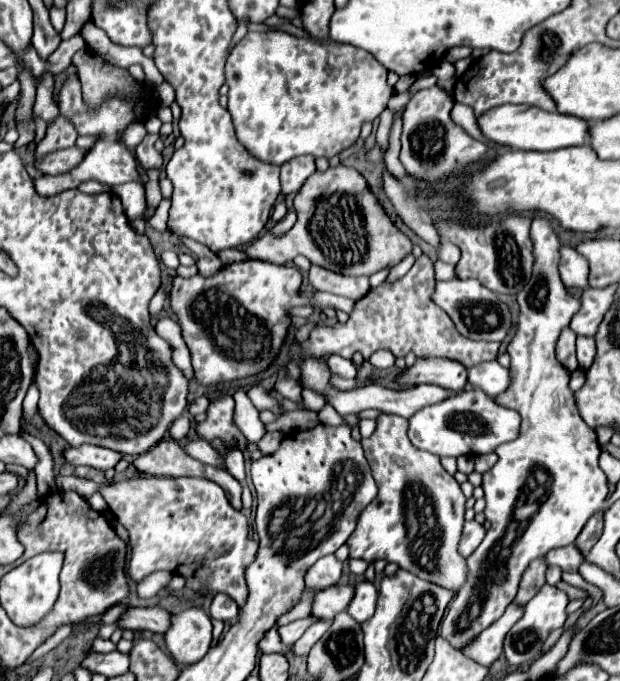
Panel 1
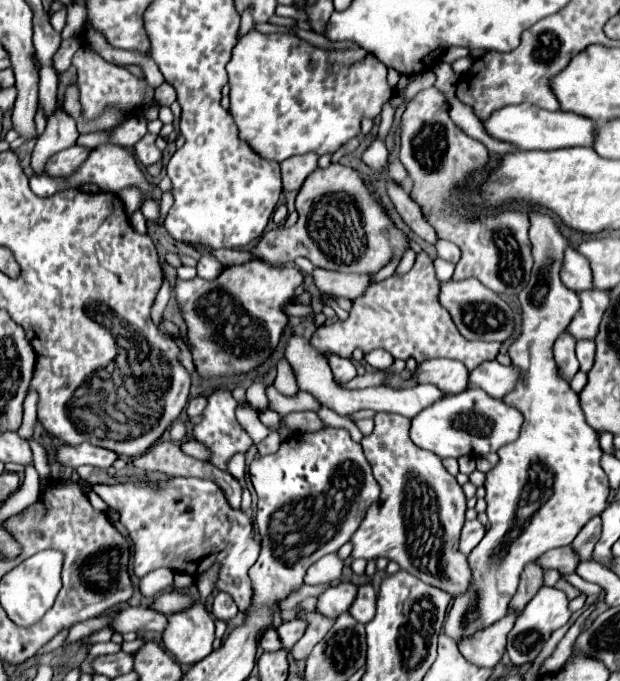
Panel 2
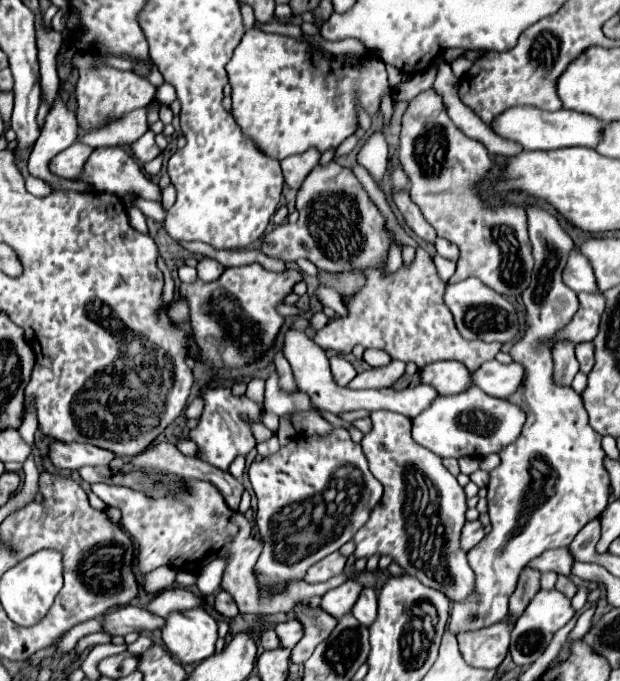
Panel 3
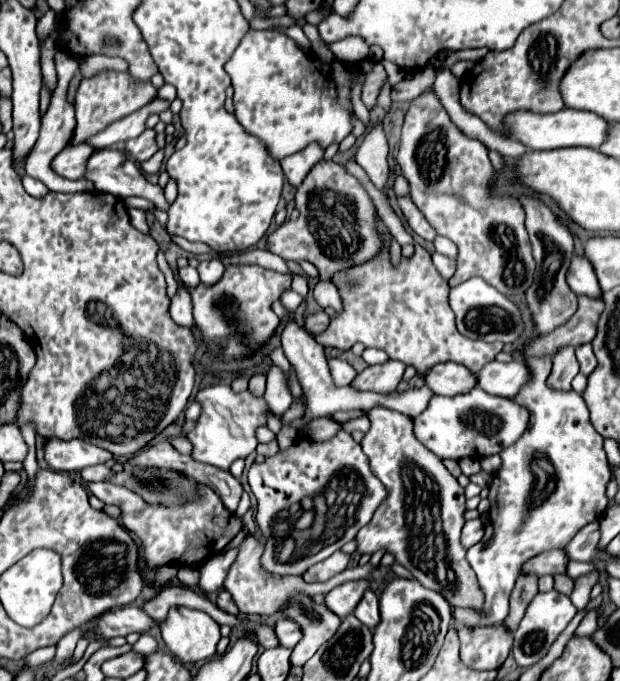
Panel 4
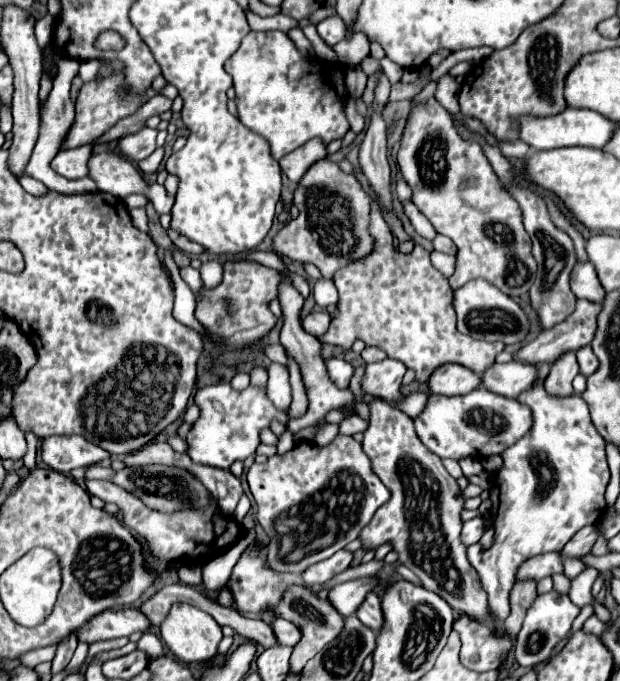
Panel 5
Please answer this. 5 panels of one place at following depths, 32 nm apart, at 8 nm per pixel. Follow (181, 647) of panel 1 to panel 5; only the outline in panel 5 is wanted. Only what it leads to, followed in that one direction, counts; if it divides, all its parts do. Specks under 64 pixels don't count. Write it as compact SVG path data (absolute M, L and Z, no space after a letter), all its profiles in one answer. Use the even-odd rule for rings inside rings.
M176 604L174 612L168 612L166 620L160 624L162 630L162 640L166 642L168 650L182 662L208 662L216 656L218 644L222 640L222 628L220 624L208 616L206 612L200 612L194 606L188 604Z

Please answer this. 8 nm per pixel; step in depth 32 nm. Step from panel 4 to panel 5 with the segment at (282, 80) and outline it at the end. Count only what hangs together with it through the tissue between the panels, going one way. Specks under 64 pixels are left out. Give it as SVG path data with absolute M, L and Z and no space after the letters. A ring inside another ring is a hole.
M280 30L248 32L240 48L226 62L226 72L234 80L238 120L270 144L270 152L276 160L312 138L330 144L336 138L344 138L350 130L346 118L346 72L342 64L336 64L336 68L330 66L330 78L320 64L316 72L294 42Z

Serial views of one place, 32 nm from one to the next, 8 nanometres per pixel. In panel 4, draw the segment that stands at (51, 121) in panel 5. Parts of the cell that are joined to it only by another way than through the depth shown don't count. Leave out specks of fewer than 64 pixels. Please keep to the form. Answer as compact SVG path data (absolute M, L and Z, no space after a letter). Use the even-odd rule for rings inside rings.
M58 52L58 86L56 90L52 92L52 98L50 98L50 108L48 112L44 114L42 118L42 128L40 128L40 138L36 140L36 144L26 160L26 174L36 178L36 180L42 180L44 184L50 190L61 193L76 193L76 192L90 192L94 190L94 185L86 178L80 180L68 180L52 172L50 168L50 162L54 158L54 154L62 152L70 142L72 142L72 130L76 128L76 118L74 118L74 106L66 100L66 88L68 88L68 82L70 78L74 76L74 72L78 70L78 64L72 56L66 56L64 52Z

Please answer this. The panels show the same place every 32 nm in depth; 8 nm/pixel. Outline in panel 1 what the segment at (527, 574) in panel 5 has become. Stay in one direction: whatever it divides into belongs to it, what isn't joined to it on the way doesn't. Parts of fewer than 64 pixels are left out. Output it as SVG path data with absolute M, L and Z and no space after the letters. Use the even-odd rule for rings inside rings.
M568 544L568 546L562 546L562 548L550 550L546 554L546 562L550 566L560 566L564 572L578 572L580 564L584 562L584 556L574 544Z

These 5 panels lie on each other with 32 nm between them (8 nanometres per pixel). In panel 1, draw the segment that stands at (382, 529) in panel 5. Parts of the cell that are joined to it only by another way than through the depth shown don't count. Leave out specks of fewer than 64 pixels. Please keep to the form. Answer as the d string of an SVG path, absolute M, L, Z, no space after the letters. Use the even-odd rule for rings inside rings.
M382 414L378 416L376 432L370 438L362 438L364 456L378 484L378 496L362 510L346 542L350 546L350 558L394 562L422 580L458 592L466 582L466 560L458 554L466 498L454 476L442 468L436 454L412 448L406 430L406 418Z

